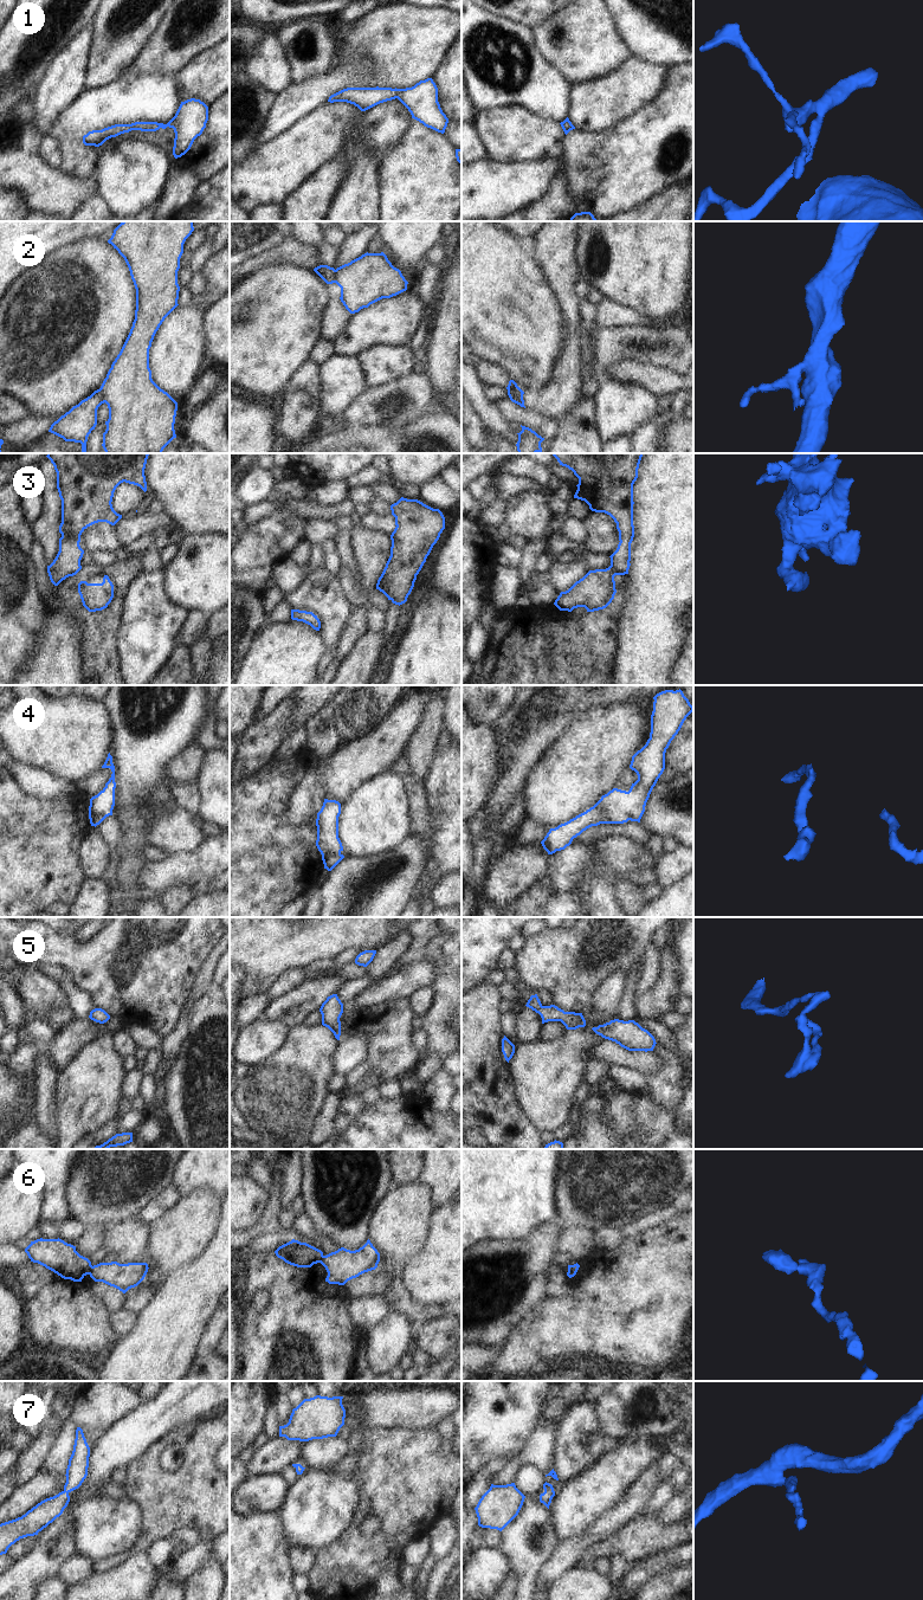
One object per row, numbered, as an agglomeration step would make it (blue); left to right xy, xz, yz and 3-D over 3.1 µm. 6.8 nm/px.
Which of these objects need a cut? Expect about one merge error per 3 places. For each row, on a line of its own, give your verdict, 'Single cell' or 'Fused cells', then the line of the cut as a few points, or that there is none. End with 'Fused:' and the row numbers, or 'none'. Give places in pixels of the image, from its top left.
1: Single cell. No split
2: Fused cells. Split along yz (508, 393), (522, 395)
3: Single cell. No split
4: Single cell. No split
5: Single cell. No split
6: Fused cells. Split along xy (91, 1265), (88, 1273)
7: Single cell. No split
Fused: 2, 6.

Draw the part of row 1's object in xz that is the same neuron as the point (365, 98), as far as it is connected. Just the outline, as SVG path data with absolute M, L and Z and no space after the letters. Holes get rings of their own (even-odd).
M432 78L420 80L412 88L347 88L331 95L328 102L347 102L366 111L380 103L398 98L412 118L425 127L444 134L448 118L438 102L438 88Z

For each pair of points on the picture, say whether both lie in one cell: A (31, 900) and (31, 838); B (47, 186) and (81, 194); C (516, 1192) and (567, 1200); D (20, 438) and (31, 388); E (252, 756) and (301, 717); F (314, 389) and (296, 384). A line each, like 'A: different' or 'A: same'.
A: same
B: same
C: different
D: different
E: different
F: same

